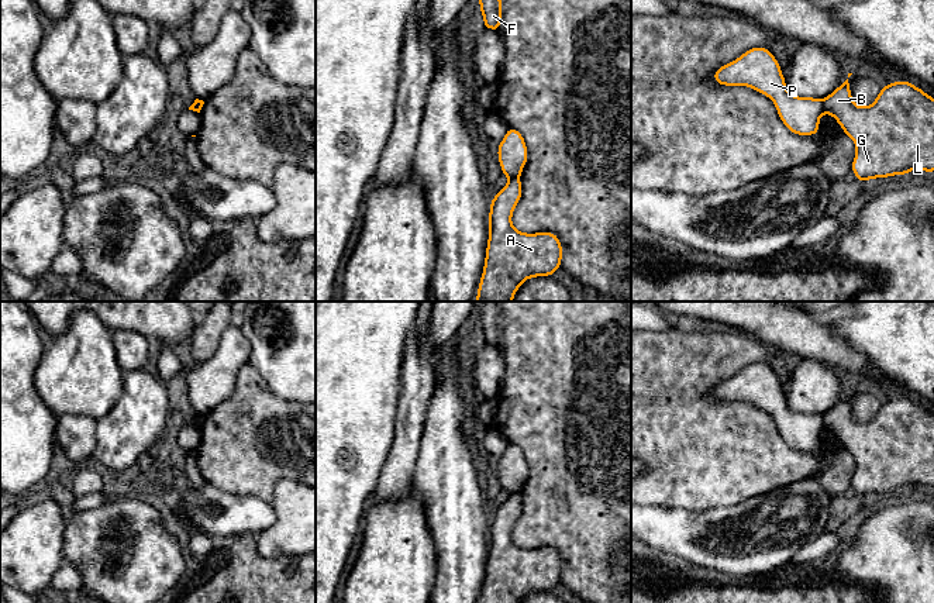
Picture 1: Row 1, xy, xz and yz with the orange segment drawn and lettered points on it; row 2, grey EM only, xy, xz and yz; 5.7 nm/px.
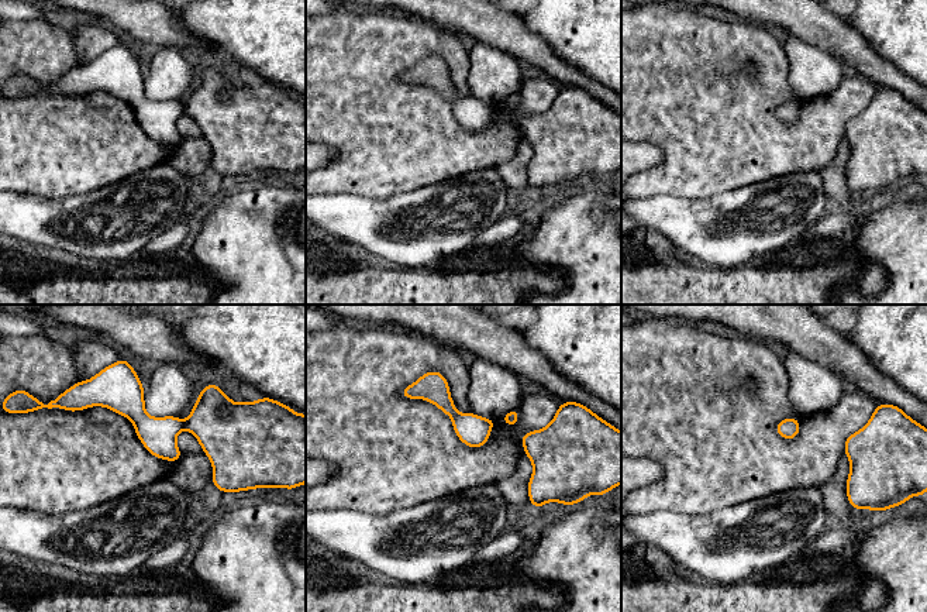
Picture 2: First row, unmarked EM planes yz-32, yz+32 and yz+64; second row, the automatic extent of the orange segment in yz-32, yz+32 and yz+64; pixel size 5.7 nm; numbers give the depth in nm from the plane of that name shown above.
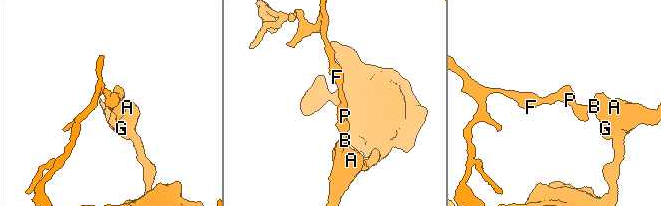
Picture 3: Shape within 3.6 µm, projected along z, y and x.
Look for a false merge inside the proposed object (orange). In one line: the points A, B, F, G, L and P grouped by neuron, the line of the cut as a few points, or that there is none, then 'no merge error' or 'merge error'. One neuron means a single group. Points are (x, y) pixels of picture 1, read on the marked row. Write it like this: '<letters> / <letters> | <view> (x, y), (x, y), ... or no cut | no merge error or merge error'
A B G L / F P | yz (822, 100), (824, 110) | merge error

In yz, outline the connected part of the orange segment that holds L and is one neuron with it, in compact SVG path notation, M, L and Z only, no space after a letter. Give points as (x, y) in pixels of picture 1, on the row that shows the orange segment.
M847 79L823 100L823 106L855 144L851 169L861 185L868 179L906 176L914 169L934 172L934 99L920 87L903 79L888 83L871 106L861 107L852 101Z

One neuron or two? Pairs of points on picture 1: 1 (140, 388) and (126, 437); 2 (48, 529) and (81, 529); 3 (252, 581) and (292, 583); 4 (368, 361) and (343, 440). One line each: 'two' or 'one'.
1: one
2: two
3: one
4: one

